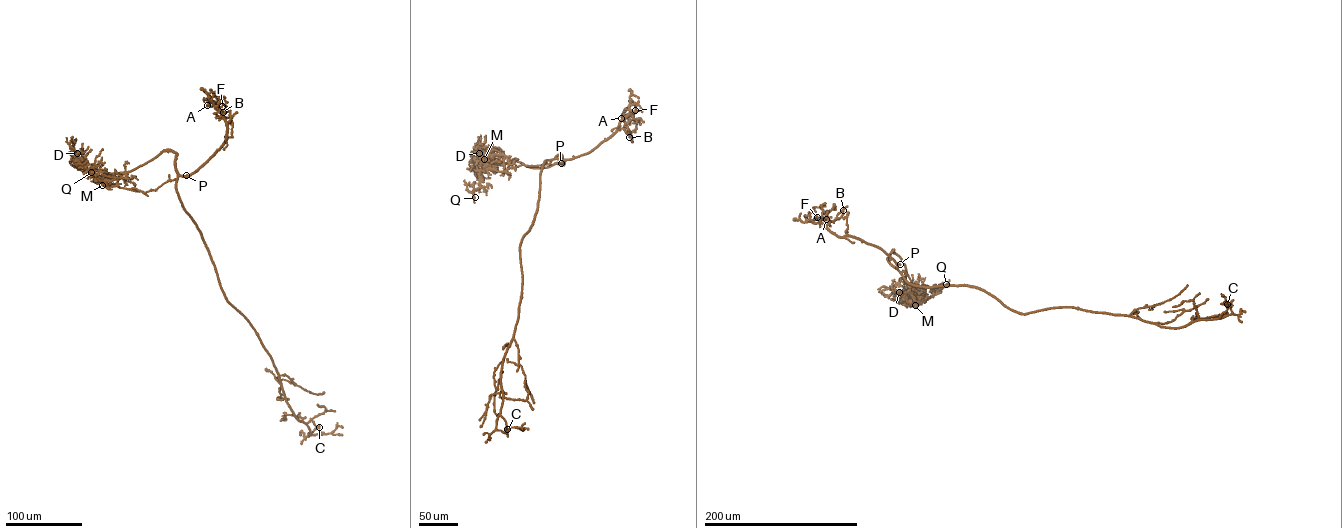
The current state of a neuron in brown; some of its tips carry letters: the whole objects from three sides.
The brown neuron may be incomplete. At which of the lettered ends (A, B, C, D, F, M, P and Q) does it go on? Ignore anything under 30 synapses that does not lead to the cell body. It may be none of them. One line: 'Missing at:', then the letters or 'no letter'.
Missing at: no letter

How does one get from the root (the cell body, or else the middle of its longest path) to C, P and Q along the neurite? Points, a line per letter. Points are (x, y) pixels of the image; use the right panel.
C: (998, 300), (1023, 313), (1072, 306), (1129, 315), (1173, 328), (1230, 314), (1230, 304), (1227, 304)
P: (998, 300), (975, 287), (913, 285), (896, 268), (900, 264)
Q: (998, 300), (975, 287), (913, 285), (901, 272), (923, 294), (918, 302), (940, 292), (946, 284)

